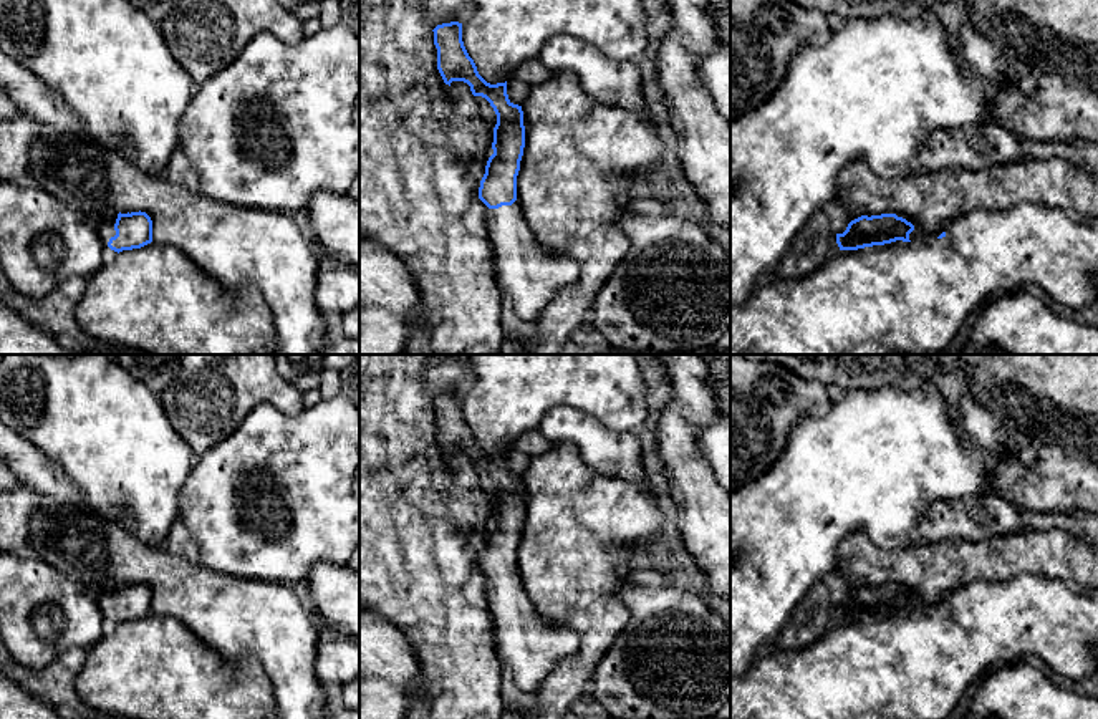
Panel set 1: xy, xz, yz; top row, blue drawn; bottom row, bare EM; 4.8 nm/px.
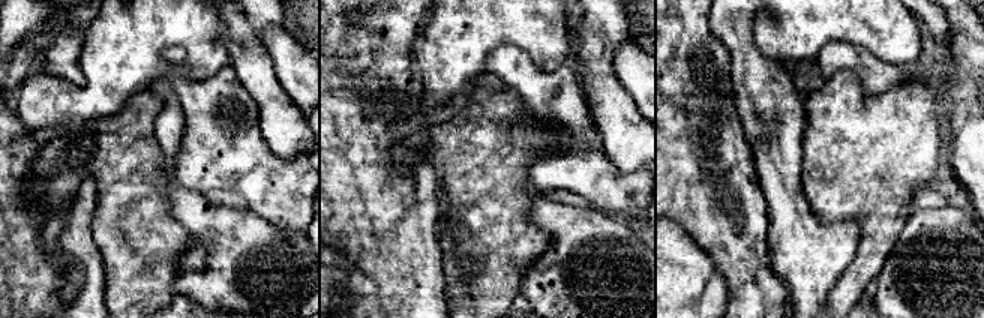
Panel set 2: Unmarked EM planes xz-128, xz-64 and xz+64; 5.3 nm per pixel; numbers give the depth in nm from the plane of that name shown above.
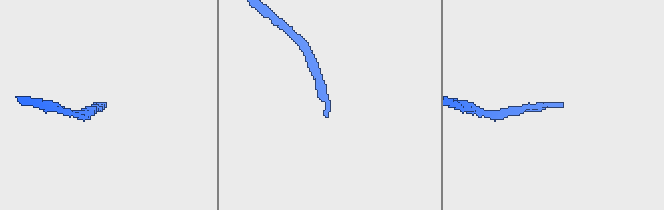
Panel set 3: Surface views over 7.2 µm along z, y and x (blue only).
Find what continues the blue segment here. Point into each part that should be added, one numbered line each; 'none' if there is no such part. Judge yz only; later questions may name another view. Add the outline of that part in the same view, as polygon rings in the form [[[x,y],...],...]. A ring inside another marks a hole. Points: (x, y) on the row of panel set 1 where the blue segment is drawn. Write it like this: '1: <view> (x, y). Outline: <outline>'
1: yz (911, 297). Outline: [[[1020,204],[1000,210],[977,209],[952,220],[942,239],[840,250],[805,277],[763,280],[744,305],[730,303],[730,355],[947,355],[954,351],[954,340],[964,320],[990,297],[1012,293],[1025,285],[1038,285],[1060,305],[1080,310],[1096,303],[1096,287],[1091,285],[1093,278],[1098,278],[1098,227],[1072,222],[1063,210],[1037,204]]]

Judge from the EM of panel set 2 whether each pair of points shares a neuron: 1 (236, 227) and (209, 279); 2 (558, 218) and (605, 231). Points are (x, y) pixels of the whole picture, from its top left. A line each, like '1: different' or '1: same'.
1: same
2: same

